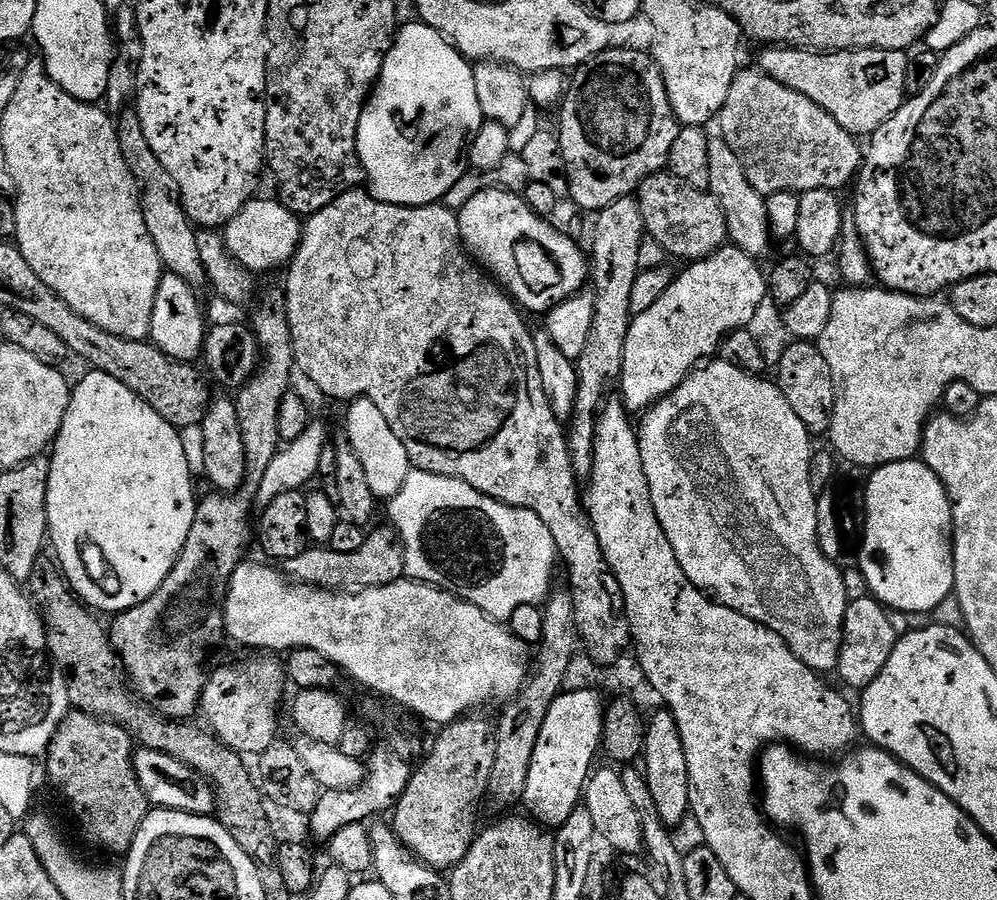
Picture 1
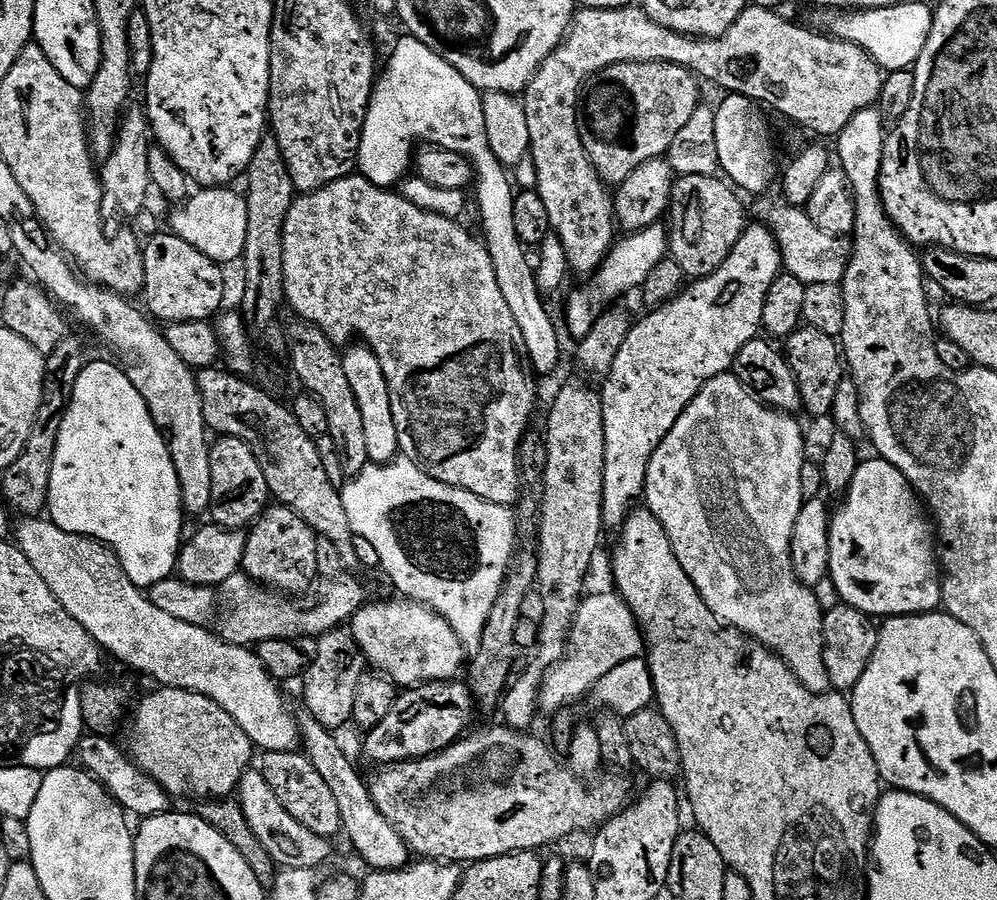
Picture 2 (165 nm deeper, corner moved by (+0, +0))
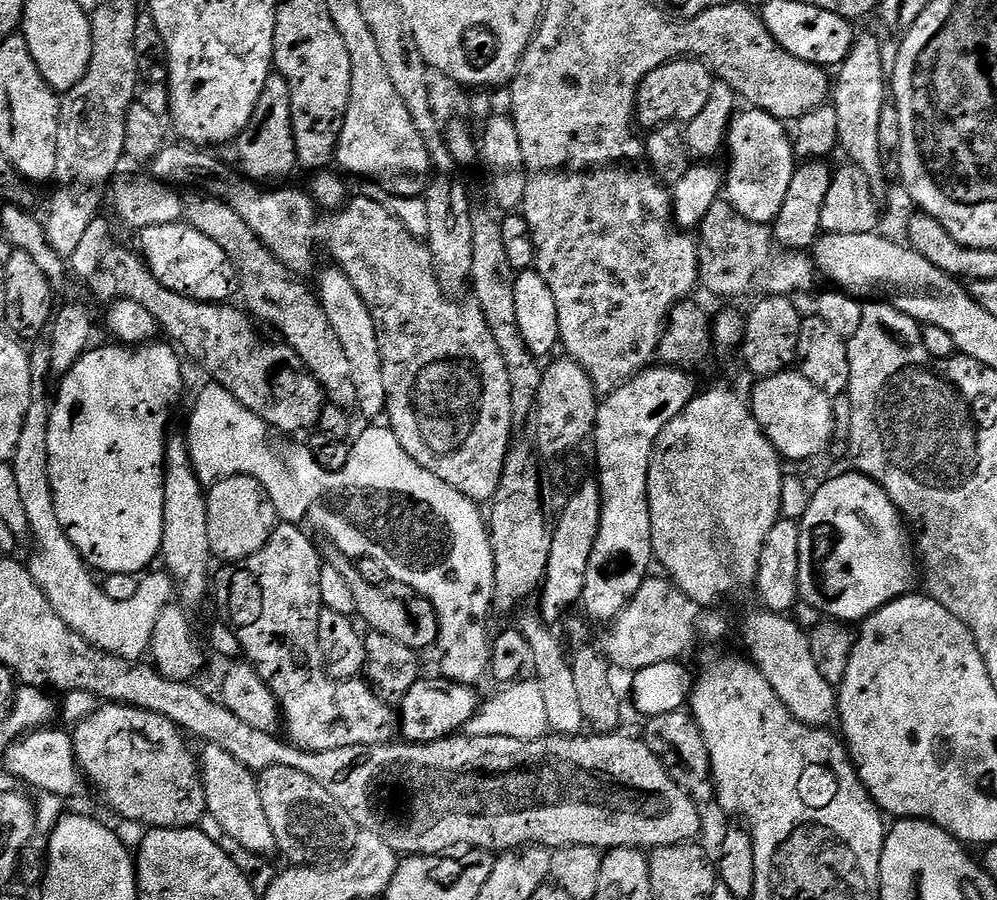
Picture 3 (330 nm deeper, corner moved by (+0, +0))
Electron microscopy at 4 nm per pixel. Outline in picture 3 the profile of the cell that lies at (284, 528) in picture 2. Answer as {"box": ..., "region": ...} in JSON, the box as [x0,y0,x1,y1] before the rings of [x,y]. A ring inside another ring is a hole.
{"box":[214,523,398,752],"region":[[[277,523],[274,534],[250,558],[223,565],[220,577],[214,580],[214,596],[223,619],[238,638],[241,653],[247,663],[255,666],[268,681],[272,692],[280,701],[283,723],[288,723],[287,739],[306,752],[338,750],[342,746],[374,746],[386,744],[398,732],[398,716],[393,705],[377,696],[364,678],[335,680],[324,666],[318,642],[318,618],[322,611],[320,602],[320,570],[322,559],[316,544],[304,533],[299,524]]]}

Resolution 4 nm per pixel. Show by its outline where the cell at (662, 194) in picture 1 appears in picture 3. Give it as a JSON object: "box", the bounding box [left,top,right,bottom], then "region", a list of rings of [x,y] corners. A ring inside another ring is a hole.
{"box":[696,198,818,297],"region":[[[721,198],[706,210],[696,242],[699,283],[716,296],[744,296],[747,292],[795,297],[796,292],[808,292],[818,281],[815,259],[807,251],[779,247],[773,229],[767,224],[750,222],[738,210]]]}

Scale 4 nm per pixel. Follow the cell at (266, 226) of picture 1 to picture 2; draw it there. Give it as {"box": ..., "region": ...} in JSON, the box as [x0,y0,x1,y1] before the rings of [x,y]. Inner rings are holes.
{"box":[170,186,250,266],"region":[[[228,186],[219,188],[201,187],[188,200],[185,208],[176,208],[172,212],[170,231],[173,236],[182,238],[182,242],[190,242],[198,254],[206,254],[214,263],[229,266],[241,259],[246,250],[246,230],[250,226],[248,202]]]}

